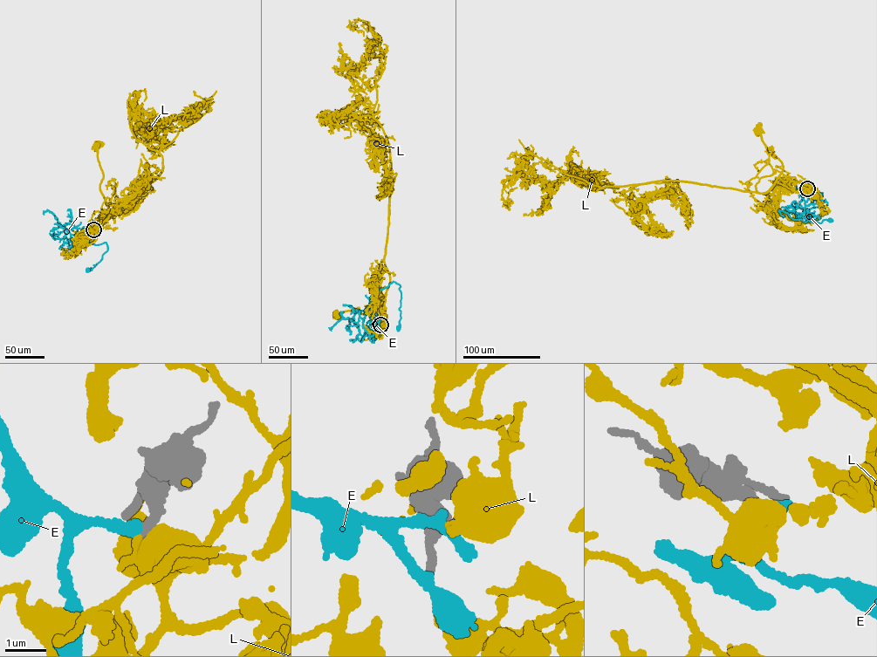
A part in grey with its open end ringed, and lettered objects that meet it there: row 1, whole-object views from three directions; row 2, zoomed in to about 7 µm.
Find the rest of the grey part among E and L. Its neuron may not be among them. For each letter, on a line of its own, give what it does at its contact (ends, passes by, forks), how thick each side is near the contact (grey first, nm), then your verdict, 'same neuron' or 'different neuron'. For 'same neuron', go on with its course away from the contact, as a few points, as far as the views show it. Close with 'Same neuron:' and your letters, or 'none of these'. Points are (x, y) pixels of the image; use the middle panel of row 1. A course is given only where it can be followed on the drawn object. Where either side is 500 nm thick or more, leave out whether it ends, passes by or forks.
E: it ends there; 360 nm thick on the grey side, 360 nm on the other; different neuron
L: 360 nm thick on the grey side, 500 nm on the other; same neuron; it runs (380, 325), (379, 304), (364, 314), (358, 308), (336, 313)
Same neuron: L

